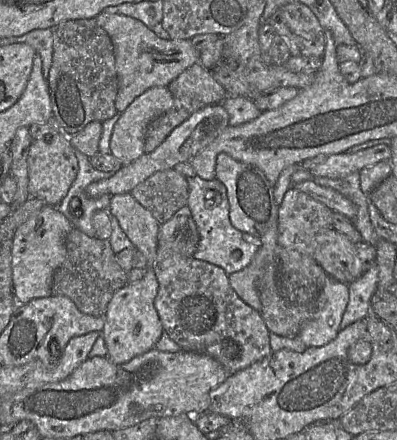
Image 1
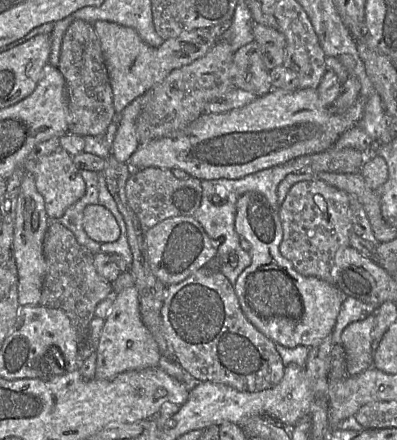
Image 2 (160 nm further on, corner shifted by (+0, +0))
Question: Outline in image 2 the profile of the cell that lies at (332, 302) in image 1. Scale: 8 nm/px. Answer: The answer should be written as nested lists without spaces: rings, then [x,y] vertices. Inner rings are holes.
[[[246,192],[236,202],[235,230],[250,244],[250,265],[234,284],[234,291],[246,318],[267,338],[285,348],[313,348],[331,335],[345,295],[334,284],[303,276],[279,251],[282,224],[278,215],[257,192]]]

